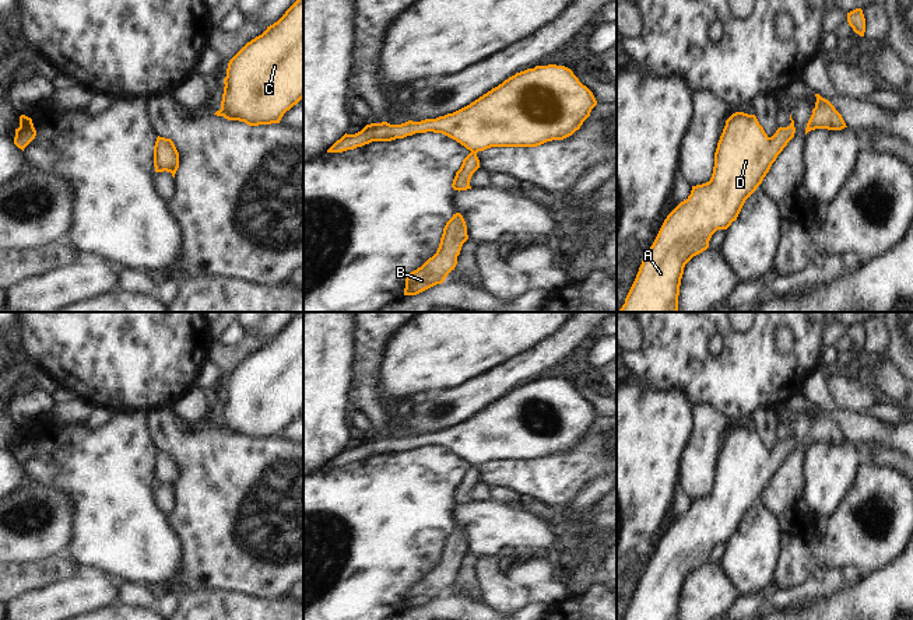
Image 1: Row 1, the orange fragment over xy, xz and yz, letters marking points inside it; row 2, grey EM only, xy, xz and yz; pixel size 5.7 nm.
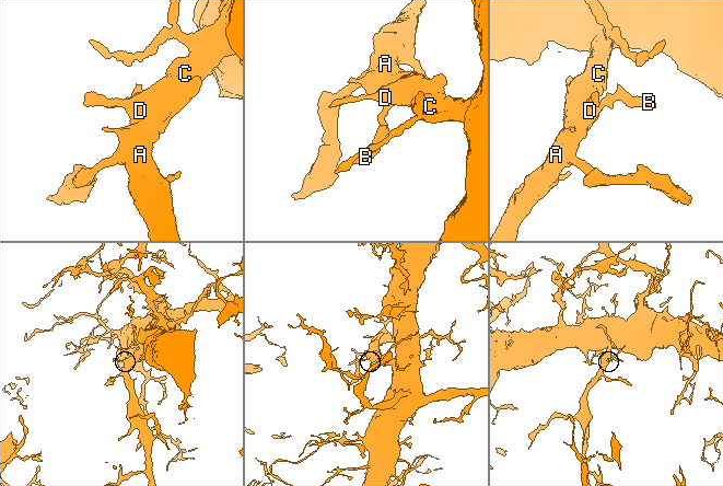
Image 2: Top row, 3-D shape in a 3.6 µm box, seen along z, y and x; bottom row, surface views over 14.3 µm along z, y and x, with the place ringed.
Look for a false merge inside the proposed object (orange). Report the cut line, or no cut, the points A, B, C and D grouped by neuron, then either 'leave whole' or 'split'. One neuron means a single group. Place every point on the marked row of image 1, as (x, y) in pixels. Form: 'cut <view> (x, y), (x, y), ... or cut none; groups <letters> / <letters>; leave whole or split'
cut none; groups A B C D; leave whole

